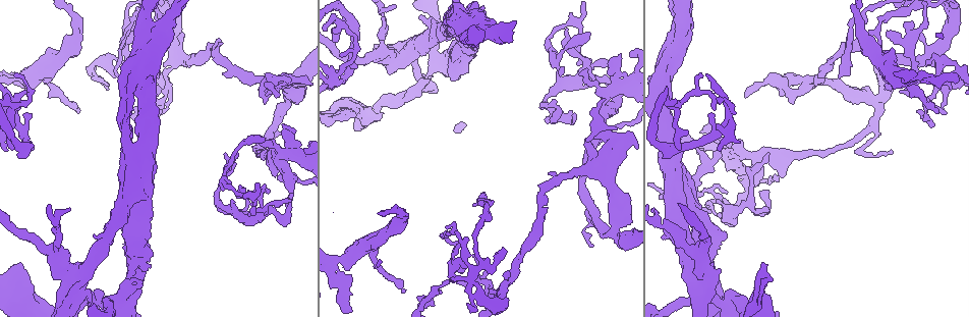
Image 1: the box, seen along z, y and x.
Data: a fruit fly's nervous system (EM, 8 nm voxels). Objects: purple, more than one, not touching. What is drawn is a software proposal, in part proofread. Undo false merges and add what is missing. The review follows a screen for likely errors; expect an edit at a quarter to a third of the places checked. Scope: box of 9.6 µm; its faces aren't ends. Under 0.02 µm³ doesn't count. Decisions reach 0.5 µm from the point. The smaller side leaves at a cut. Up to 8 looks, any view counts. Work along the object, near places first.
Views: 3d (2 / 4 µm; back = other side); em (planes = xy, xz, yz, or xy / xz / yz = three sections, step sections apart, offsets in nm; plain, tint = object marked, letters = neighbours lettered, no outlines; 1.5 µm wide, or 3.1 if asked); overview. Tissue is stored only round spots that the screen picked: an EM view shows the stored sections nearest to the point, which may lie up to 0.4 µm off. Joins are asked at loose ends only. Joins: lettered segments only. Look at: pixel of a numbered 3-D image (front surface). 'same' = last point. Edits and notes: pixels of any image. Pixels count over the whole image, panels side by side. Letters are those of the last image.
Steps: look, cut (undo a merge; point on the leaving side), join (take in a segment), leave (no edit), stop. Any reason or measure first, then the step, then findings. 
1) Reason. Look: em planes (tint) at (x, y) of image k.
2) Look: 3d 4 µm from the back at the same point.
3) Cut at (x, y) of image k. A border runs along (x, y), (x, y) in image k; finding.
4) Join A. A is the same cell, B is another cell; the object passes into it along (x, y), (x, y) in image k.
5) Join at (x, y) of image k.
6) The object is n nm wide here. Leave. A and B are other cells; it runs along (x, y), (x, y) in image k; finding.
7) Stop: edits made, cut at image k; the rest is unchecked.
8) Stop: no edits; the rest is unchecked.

Look: 3d 4 µm at (581, 72) of image 1.

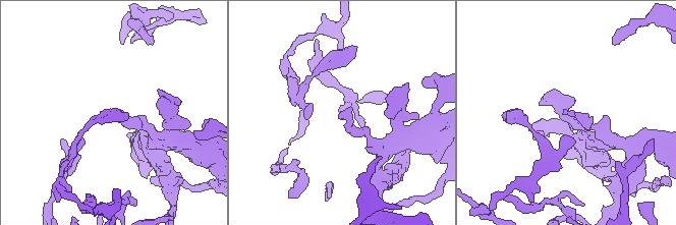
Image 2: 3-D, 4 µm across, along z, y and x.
Now the EM. Look: em yz step 8 (tint) at (342, 112) of image 2.

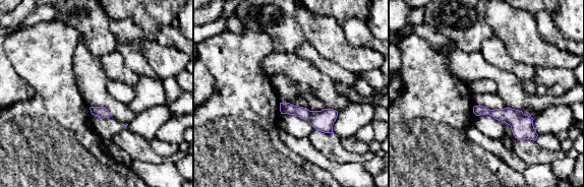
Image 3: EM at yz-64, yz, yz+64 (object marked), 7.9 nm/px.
Cut it another way. Look: em planes (letters) at the same point.

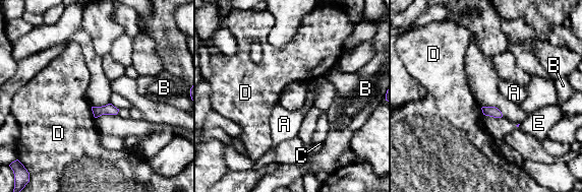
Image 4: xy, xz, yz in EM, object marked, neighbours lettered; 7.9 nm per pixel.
Leave. A, B, C, D and E are other cells; none of them fits.

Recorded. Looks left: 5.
Thin end. Look: 3d 4 µm at (944, 109) of image 1.

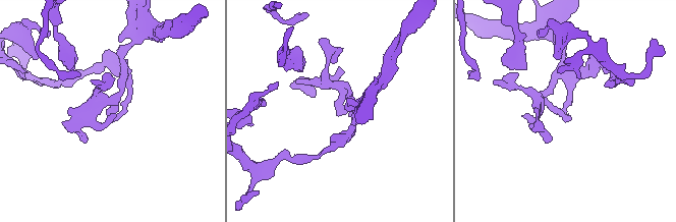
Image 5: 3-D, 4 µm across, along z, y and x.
Look: em planes (tint) at (124, 112) of image 5.

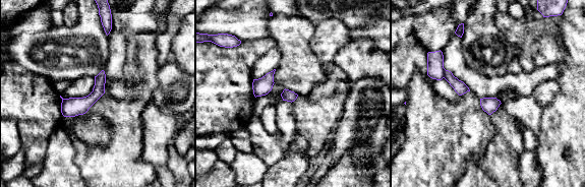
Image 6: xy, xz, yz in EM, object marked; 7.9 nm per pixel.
Look: em planes (letters) at the same point.

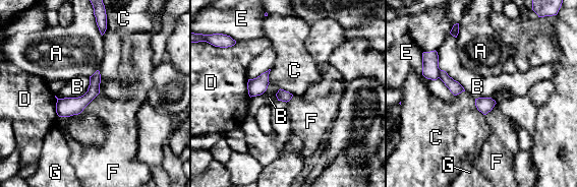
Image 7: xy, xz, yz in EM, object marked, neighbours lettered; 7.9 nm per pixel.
Leave. A, B, C, D, E, F and G are other cells; it runs along (97, 74), (80, 103), (58, 110) in image 7; none of them fits.

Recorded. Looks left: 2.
An open end. Look: em xz step 8 (tint) at (663, 240) of image 1.

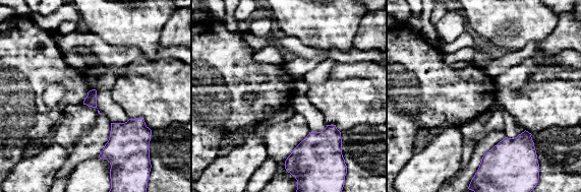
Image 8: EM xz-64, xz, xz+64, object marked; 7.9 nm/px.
Look: em planes (letters) at the same point.

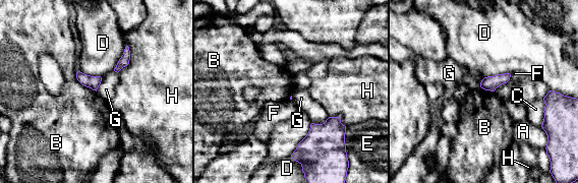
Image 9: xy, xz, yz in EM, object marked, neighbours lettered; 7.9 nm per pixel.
The longest contact is with H, 240 nm. Leave. A, B, C, D, E, F, G and H are other cells; a border runs along (75, 72), (82, 84), (96, 92) in image 9; no lettered segment goes on from it.

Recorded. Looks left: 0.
Stop: no edits; the rest is unchecked.

